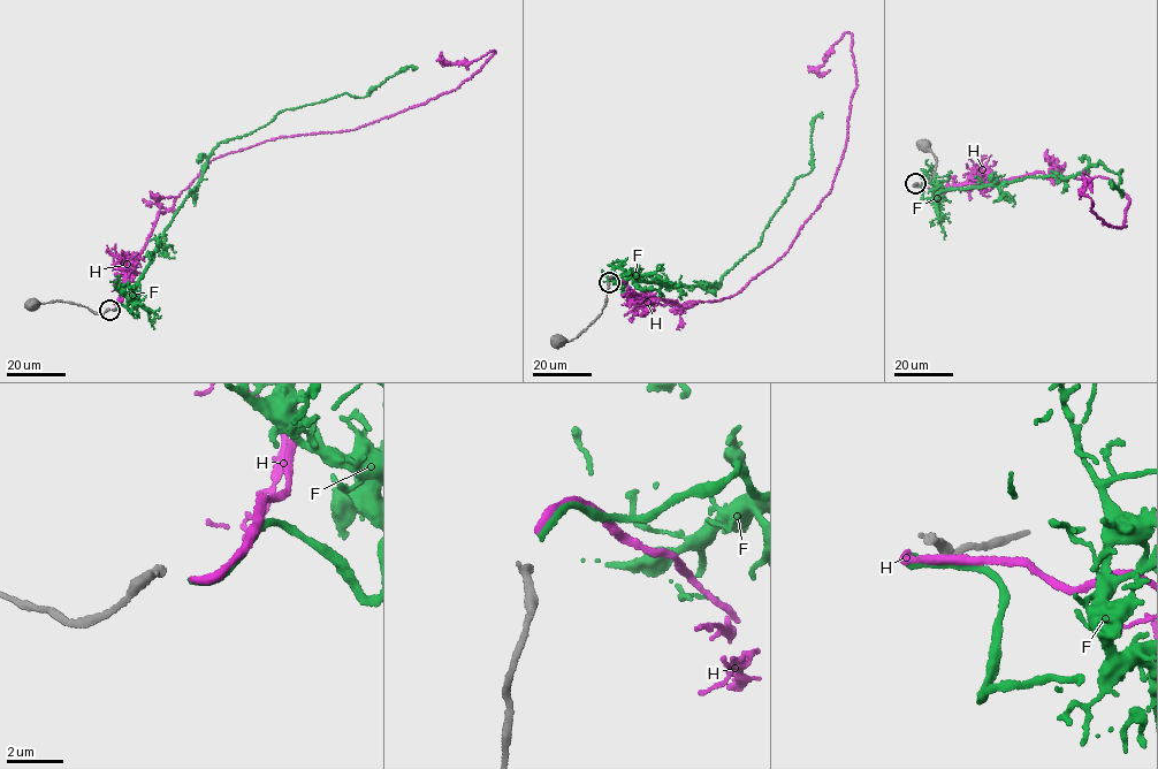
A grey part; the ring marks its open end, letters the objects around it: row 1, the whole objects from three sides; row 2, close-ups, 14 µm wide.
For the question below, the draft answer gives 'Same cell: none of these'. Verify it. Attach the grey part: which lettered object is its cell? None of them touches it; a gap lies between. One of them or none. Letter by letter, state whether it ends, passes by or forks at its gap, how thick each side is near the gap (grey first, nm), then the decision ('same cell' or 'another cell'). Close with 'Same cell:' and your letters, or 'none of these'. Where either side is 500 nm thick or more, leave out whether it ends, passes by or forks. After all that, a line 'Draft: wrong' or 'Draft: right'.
F: it ends | 300/240 nm | same cell
H: it ends | 300/260 nm | another cell
Same cell: F
Draft: wrong

